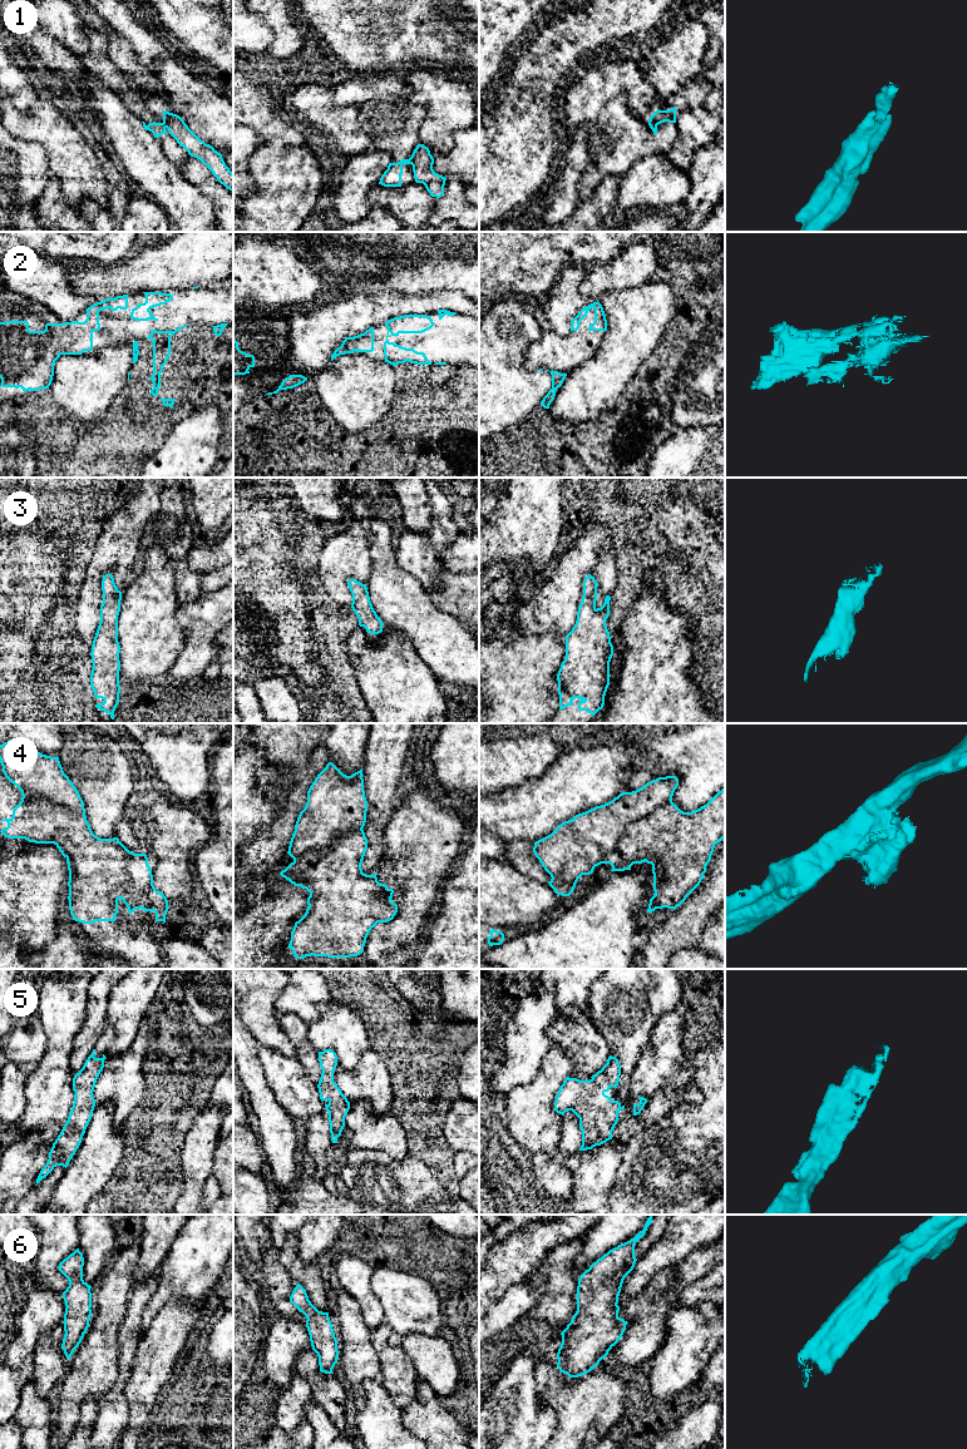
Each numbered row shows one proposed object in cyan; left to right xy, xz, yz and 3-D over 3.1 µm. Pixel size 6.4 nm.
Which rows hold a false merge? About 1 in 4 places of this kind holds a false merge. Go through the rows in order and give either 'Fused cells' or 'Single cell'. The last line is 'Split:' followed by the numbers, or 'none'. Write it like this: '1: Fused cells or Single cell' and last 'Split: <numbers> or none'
1: Fused cells
2: Single cell
3: Single cell
4: Fused cells
5: Single cell
6: Single cell
Split: 1, 4

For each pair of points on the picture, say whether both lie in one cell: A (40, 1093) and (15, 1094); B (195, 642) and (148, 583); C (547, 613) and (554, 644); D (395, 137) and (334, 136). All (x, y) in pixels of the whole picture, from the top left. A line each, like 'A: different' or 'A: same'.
A: different
B: different
C: different
D: different

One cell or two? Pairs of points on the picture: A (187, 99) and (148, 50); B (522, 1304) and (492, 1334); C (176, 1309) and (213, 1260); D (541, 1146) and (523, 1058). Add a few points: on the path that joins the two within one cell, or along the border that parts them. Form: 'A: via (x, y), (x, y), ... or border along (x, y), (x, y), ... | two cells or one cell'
A: via (184, 87), (159, 62) | one cell
B: via (513, 1309), (497, 1325) | one cell
C: border along (211, 1294), (198, 1301), (172, 1297), (157, 1312) | two cells
D: border along (544, 1057), (538, 1073), (514, 1086), (504, 1099) | two cells

